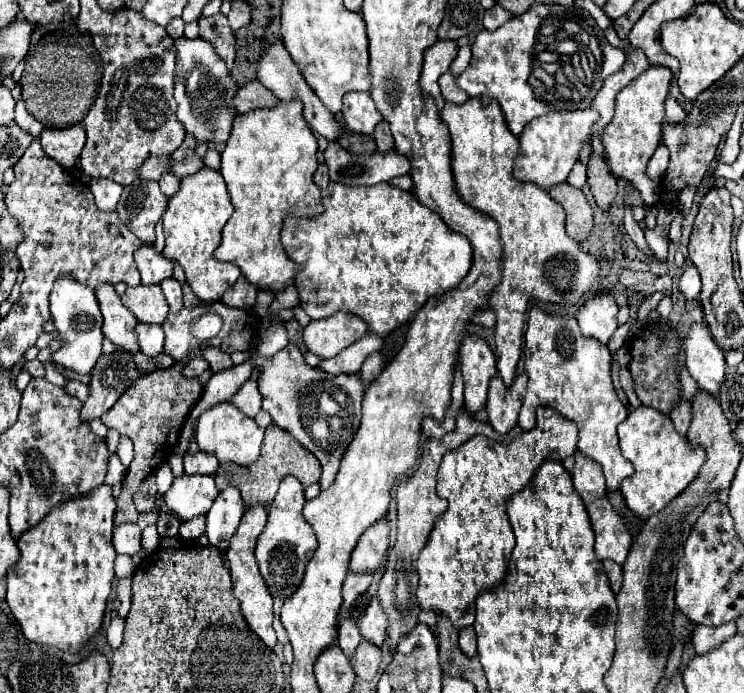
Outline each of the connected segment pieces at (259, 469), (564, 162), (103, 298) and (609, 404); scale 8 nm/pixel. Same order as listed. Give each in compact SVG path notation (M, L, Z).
M271 425L265 431L265 439L263 439L263 447L261 447L259 459L253 465L249 465L249 467L239 467L235 463L219 465L219 469L215 473L215 483L217 483L219 491L223 491L227 487L239 487L241 497L245 501L245 507L249 509L249 507L255 507L255 505L267 507L275 499L281 479L287 477L287 475L297 477L303 483L303 487L309 487L309 485L319 481L321 465L307 449L303 449L299 445L299 441L295 437L291 437L287 431L279 429L277 425Z
M577 109L549 113L527 123L527 129L519 137L521 153L515 161L515 179L521 183L535 183L541 189L551 189L553 185L565 183L571 167L579 159L581 145L597 119L599 113L595 109Z
M103 283L103 287L99 285L95 289L95 295L103 313L103 335L117 347L135 355L139 351L135 335L135 327L139 321L135 319L135 315L121 303L113 285L111 287L109 283Z
M539 307L529 311L525 331L525 371L529 375L527 395L519 413L519 427L525 431L535 427L535 409L539 405L551 407L579 429L577 449L581 455L599 463L609 491L619 491L625 477L633 475L633 465L621 455L617 441L617 425L627 419L629 409L621 403L611 379L611 353L607 345L583 337L577 319L559 319L543 313Z

